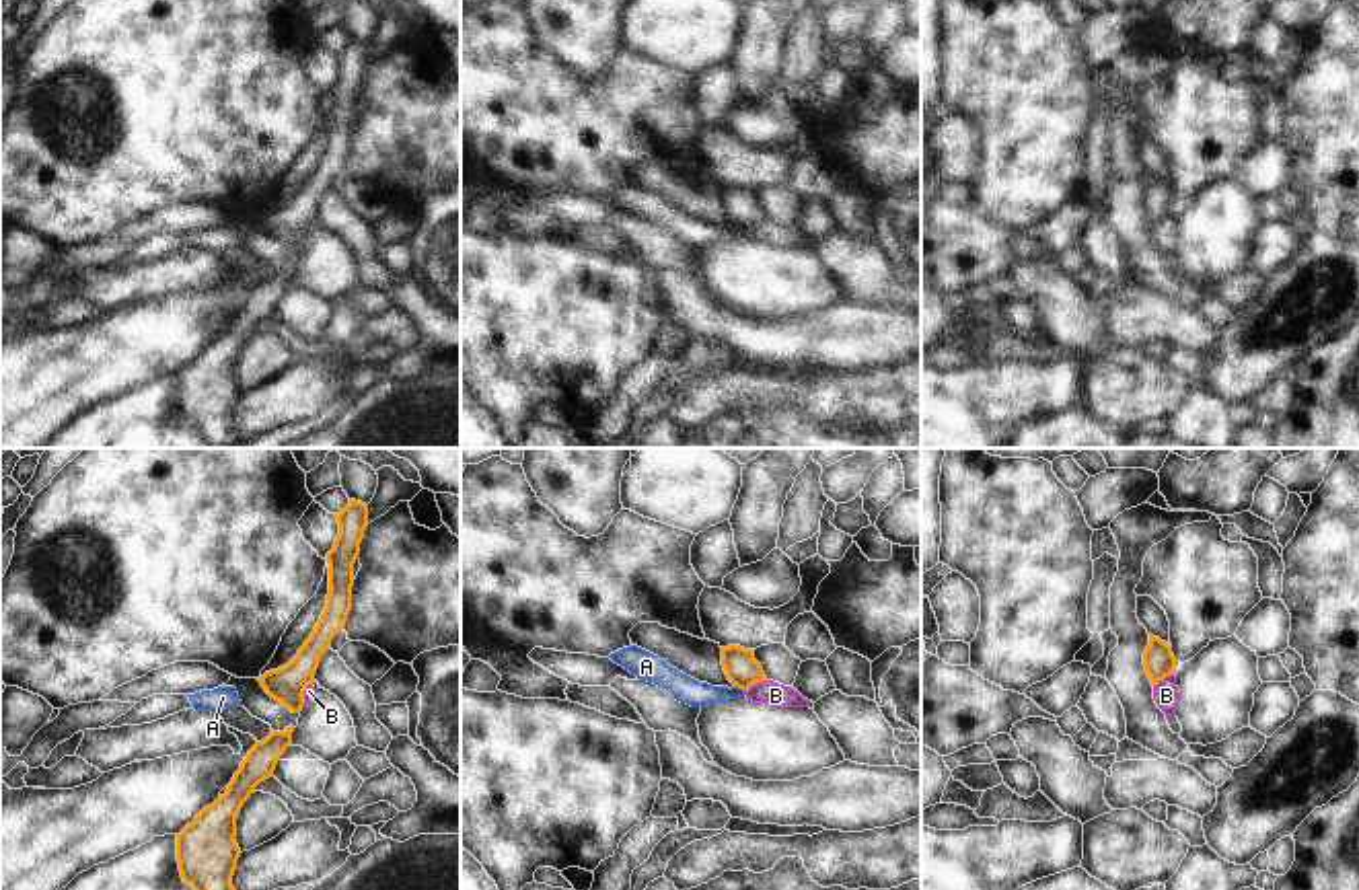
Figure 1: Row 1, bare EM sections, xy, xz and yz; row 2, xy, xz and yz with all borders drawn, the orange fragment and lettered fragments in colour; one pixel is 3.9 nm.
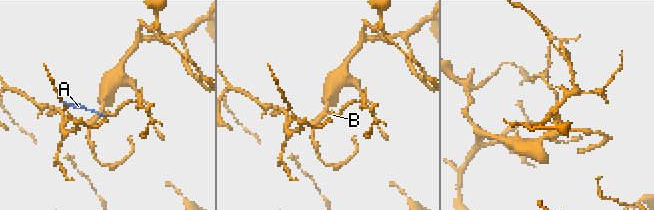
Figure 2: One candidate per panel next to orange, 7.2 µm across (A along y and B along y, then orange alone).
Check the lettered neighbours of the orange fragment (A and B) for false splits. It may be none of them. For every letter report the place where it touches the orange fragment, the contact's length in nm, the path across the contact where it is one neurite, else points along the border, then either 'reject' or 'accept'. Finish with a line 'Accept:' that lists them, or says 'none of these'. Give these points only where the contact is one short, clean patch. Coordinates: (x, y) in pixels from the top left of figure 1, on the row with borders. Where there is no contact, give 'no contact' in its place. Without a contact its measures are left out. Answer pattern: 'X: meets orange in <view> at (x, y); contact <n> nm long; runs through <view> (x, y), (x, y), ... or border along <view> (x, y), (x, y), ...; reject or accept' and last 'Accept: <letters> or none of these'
A: meets orange in xz at (741, 687); contact 50 nm long; border along xz (735, 685), (745, 691); reject
B: meets orange in xz at (755, 683); contact 90 nm long; border along xz (765, 679), (747, 691); reject
Accept: none of these

